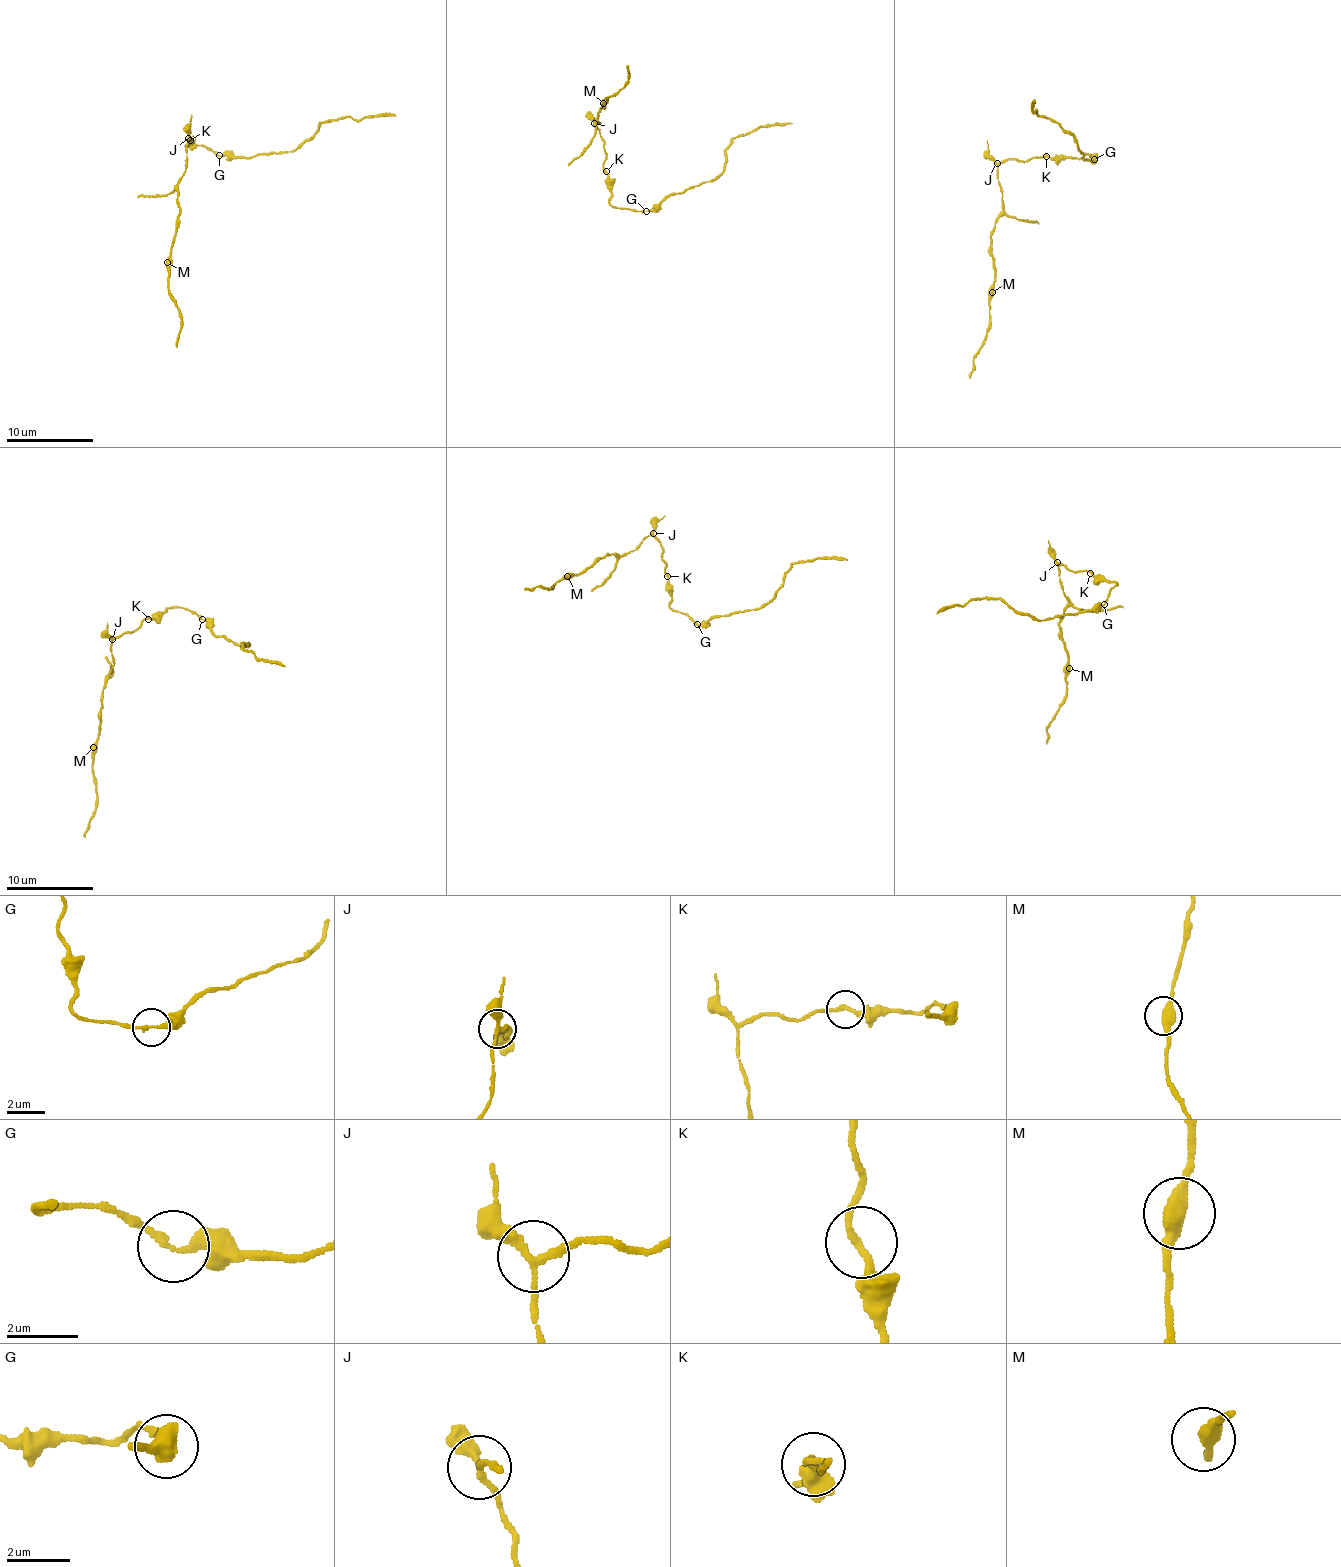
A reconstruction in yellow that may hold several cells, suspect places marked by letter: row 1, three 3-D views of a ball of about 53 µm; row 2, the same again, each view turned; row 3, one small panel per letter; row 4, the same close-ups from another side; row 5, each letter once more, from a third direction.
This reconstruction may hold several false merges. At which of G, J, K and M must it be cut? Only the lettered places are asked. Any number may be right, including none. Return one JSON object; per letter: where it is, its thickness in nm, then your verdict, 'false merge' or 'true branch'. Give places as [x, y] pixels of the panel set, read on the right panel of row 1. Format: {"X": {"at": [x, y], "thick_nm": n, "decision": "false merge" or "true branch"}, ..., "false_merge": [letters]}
{"G": {"at": [1094, 159], "thick_nm": 190, "decision": "false merge"}, "J": {"at": [997, 163], "thick_nm": 200, "decision": "true branch"}, "K": {"at": [1046, 156], "thick_nm": 190, "decision": "true branch"}, "M": {"at": [992, 292], "thick_nm": 440, "decision": "true branch"}, "false_merge": ["G"]}

